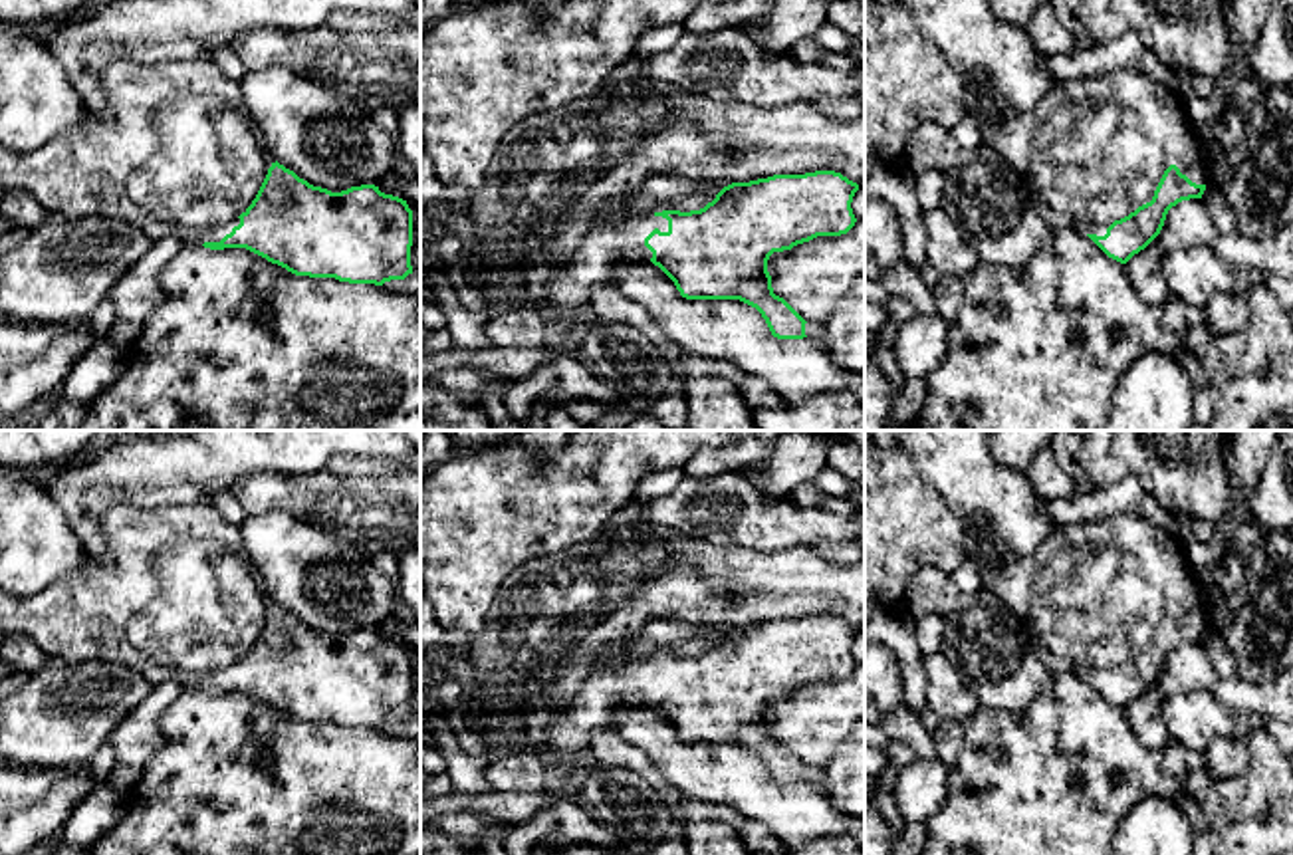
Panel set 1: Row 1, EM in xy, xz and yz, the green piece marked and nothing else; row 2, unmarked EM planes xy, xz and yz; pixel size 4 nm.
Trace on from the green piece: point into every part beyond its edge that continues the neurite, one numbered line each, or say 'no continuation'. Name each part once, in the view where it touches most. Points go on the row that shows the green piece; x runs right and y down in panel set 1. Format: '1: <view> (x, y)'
1: xz (591, 262)

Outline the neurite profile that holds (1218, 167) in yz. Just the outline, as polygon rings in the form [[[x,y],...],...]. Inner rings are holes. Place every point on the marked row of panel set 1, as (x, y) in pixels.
[[[1194,125],[1196,141],[1206,159],[1208,186],[1220,188],[1234,175],[1228,153],[1218,143],[1218,129],[1212,125]]]

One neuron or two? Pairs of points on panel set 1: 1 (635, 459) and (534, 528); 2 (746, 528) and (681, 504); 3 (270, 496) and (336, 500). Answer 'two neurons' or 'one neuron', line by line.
1: one neuron
2: one neuron
3: one neuron

